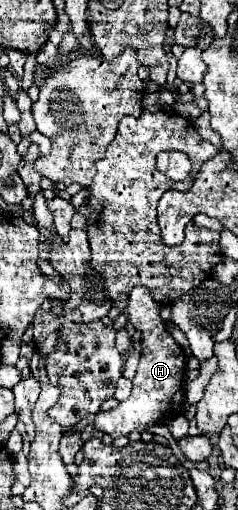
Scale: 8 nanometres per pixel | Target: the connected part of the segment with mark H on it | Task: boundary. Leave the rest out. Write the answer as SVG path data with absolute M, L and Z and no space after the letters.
M135 287L129 295L127 309L129 323L133 323L141 331L141 359L137 367L137 375L133 379L133 391L129 399L119 403L111 411L99 411L97 415L85 417L79 423L83 429L87 423L93 423L95 429L111 435L113 439L129 435L131 431L143 431L149 423L169 423L183 407L183 377L185 377L185 353L175 343L175 339L165 331L163 319L159 317L159 303L153 301L149 289Z

